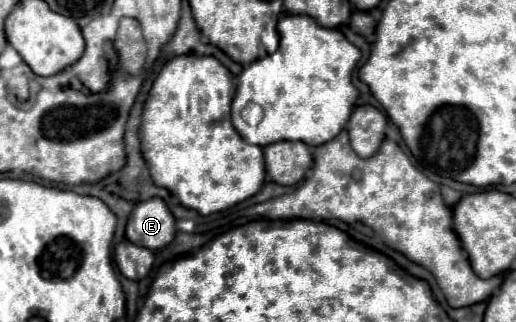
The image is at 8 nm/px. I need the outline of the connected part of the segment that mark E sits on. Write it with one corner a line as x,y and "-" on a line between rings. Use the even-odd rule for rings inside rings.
155,197
149,201
141,201
129,215
125,237
147,249
161,249
173,241
175,235
175,219
163,199

